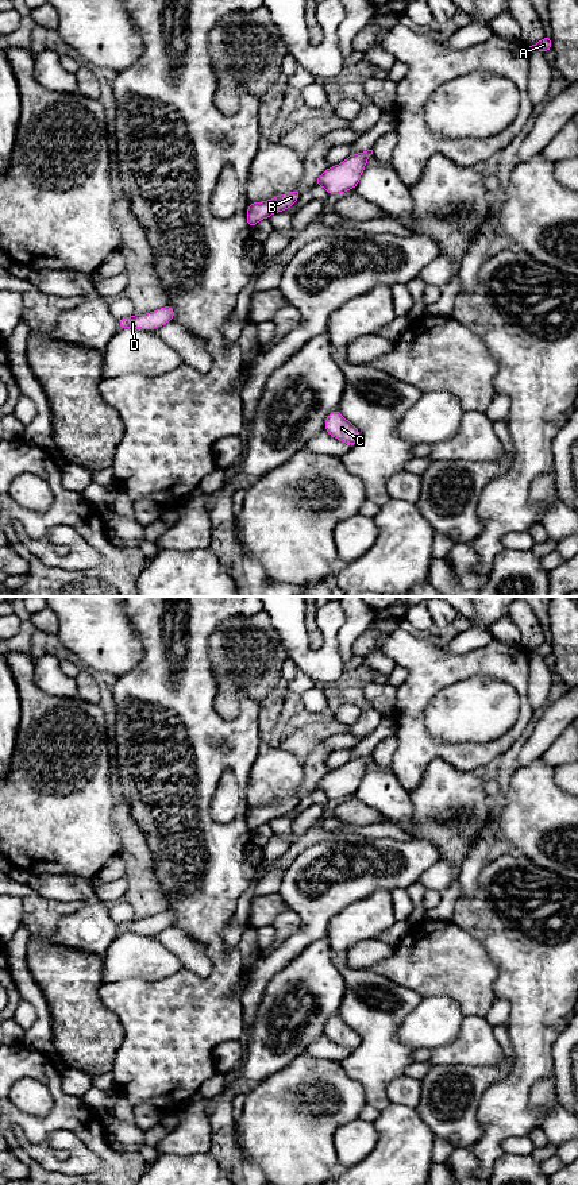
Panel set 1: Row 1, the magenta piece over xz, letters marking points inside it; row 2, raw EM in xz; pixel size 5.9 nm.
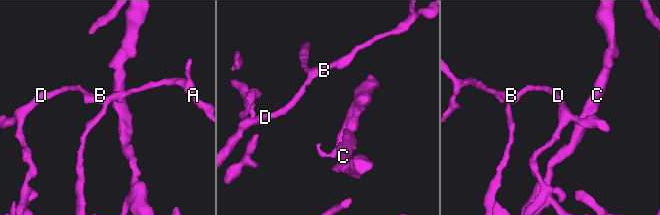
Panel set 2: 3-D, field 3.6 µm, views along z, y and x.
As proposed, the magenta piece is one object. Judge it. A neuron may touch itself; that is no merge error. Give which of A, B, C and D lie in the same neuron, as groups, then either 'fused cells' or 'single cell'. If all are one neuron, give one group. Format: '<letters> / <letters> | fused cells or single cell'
A B C D | single cell

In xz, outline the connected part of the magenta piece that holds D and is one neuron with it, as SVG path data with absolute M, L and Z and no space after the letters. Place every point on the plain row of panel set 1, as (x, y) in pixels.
M166 910L146 919L134 919L119 925L119 935L124 933L157 934L173 926L176 916Z

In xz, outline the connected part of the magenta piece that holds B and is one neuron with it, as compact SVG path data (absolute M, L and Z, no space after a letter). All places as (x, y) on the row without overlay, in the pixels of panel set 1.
M296 794L293 796L275 800L274 803L267 806L250 807L246 817L248 833L253 834L253 831L261 825L269 823L271 819L286 815L288 812L293 811L294 807L298 804L300 799L301 795Z

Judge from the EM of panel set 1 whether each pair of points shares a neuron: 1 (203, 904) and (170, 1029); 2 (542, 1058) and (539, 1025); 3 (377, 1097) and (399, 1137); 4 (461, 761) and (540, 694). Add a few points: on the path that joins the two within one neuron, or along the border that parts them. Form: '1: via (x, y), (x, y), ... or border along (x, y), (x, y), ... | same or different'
1: via (211, 935), (219, 953), (219, 979), (200, 998) | same
2: via (539, 1050), (539, 1033) | same
3: border along (389, 1101), (381, 1111) | different
4: border along (530, 670), (528, 702), (535, 709) | different

